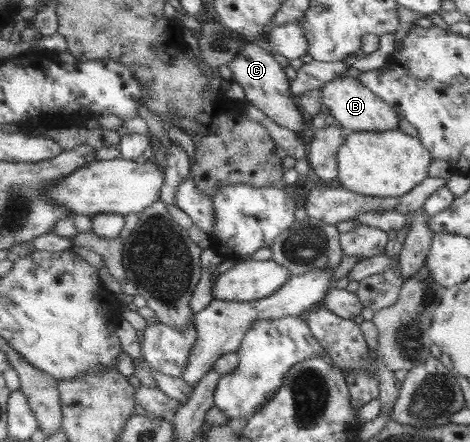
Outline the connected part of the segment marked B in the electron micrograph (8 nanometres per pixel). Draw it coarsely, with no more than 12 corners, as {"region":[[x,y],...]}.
{"region":[[338,77],[322,102],[347,130],[400,129],[401,115],[359,78]]}

